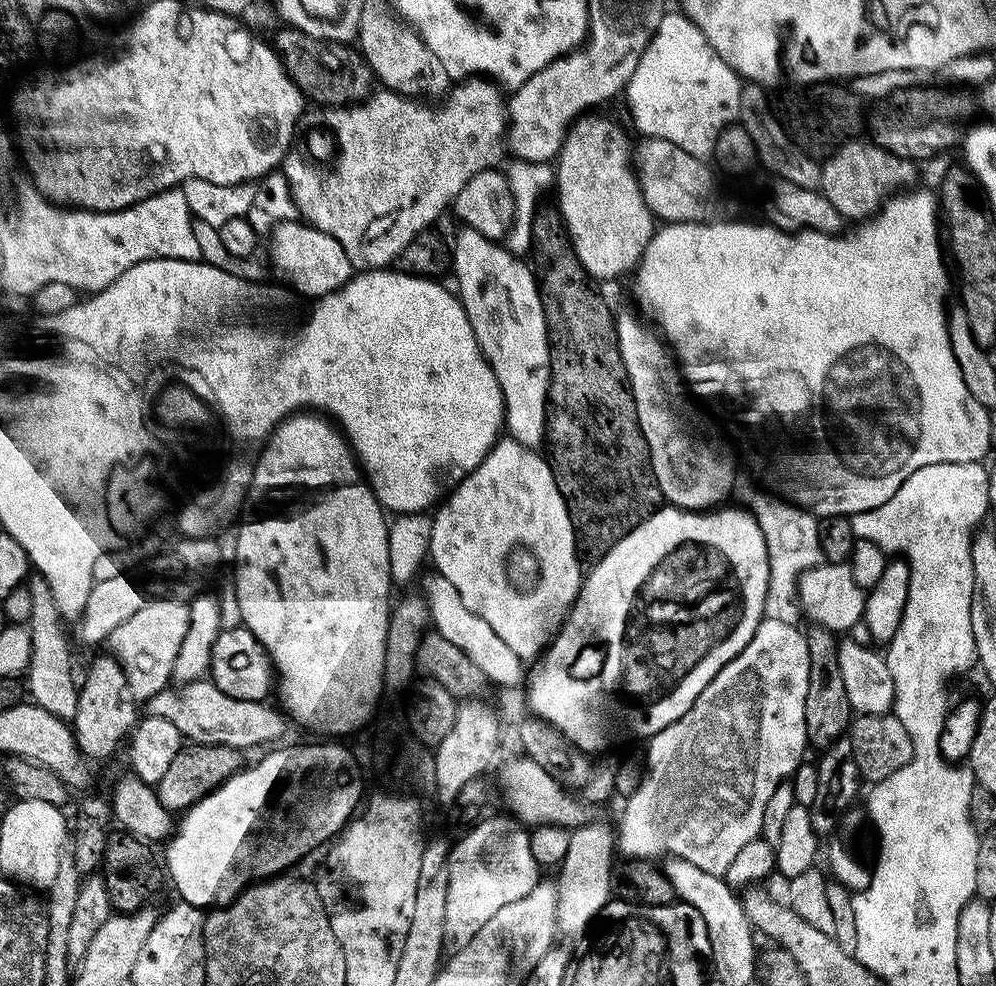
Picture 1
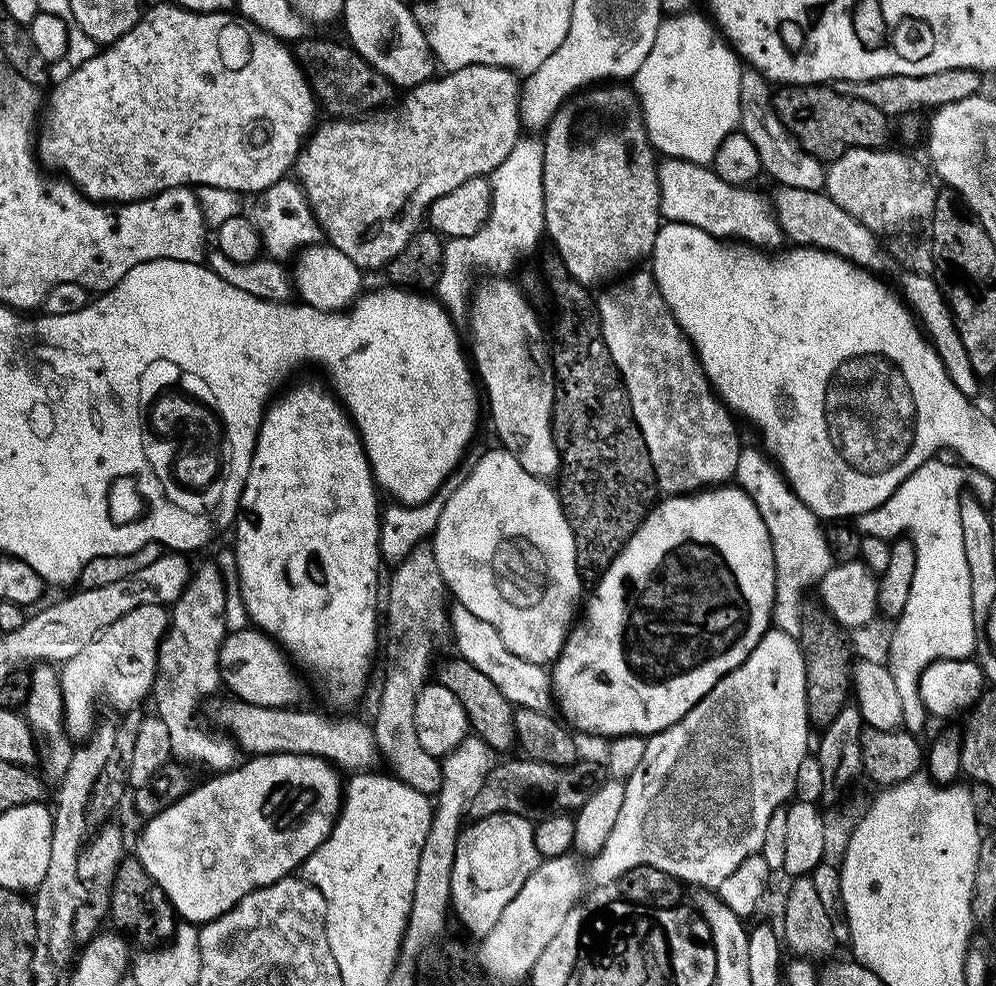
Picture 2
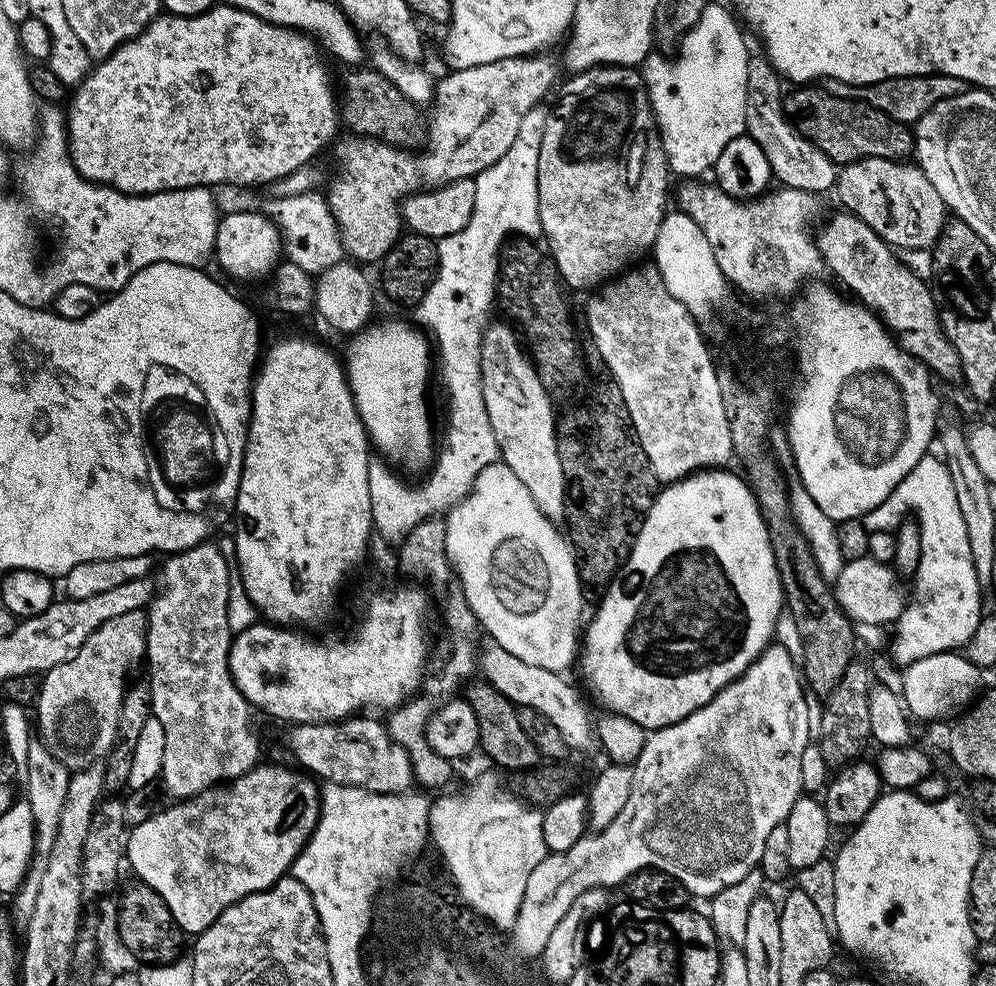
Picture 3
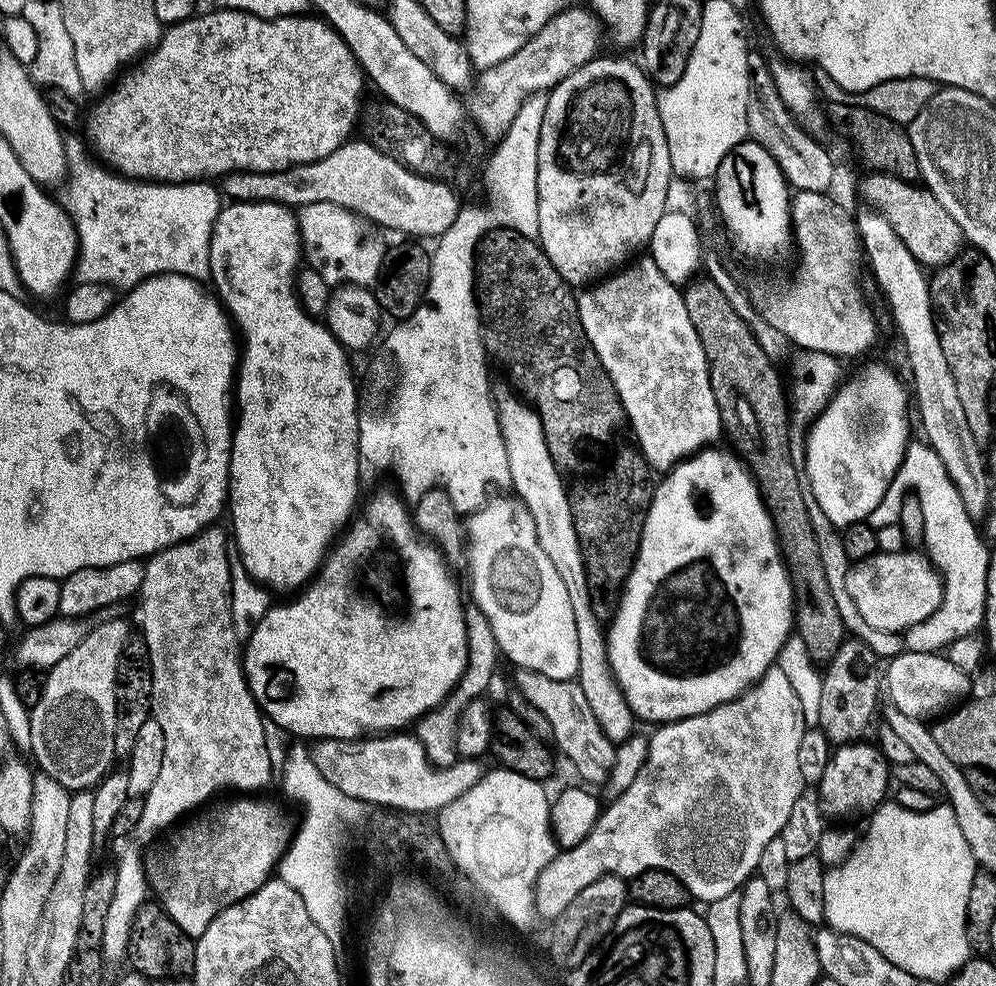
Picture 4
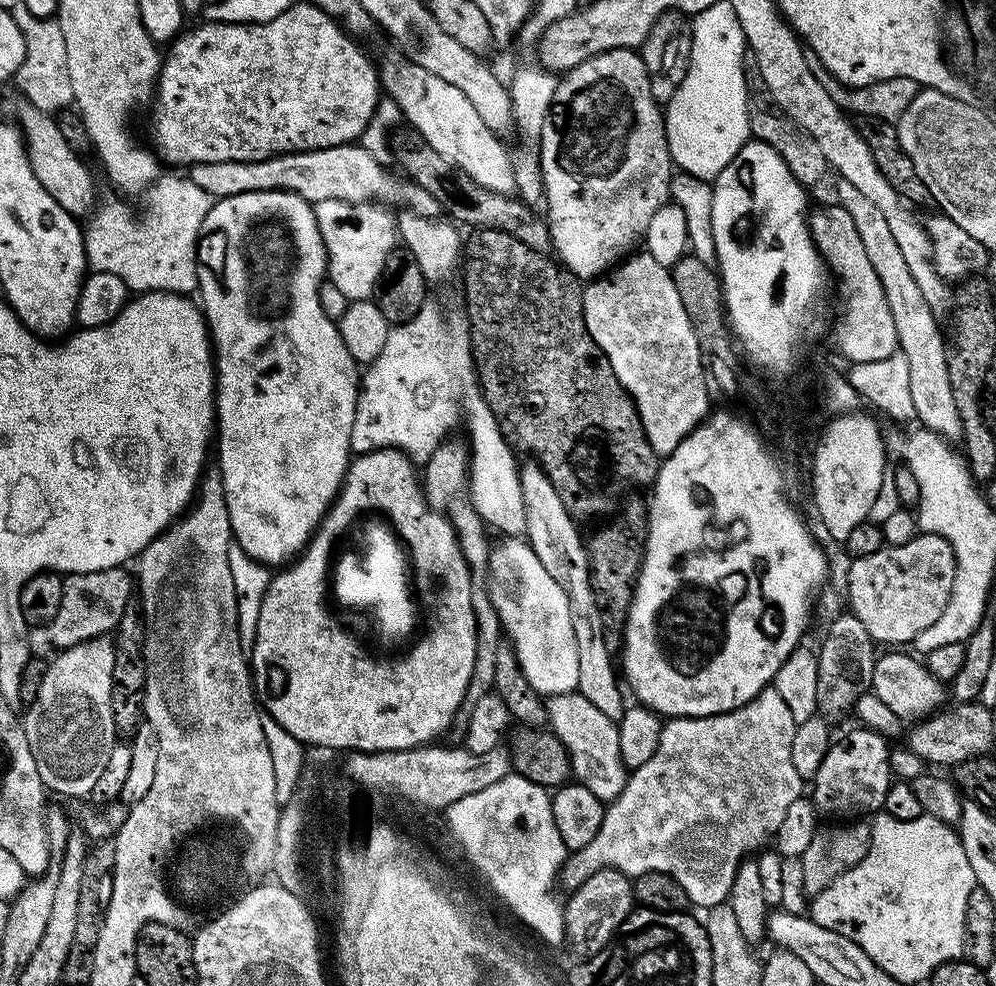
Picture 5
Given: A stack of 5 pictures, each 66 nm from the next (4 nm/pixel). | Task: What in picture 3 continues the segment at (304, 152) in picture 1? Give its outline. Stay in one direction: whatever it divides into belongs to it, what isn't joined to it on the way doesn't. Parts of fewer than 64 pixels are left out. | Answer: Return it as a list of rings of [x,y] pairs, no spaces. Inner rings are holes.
[[[537,54],[515,60],[502,58],[498,62],[457,68],[449,73],[449,76],[444,76],[441,80],[437,79],[434,84],[436,113],[427,121],[426,150],[415,152],[394,148],[383,144],[381,140],[369,140],[367,136],[355,134],[345,135],[345,140],[340,138],[335,141],[336,164],[339,168],[332,185],[328,190],[326,189],[326,197],[336,219],[343,251],[353,261],[383,261],[385,254],[394,247],[402,235],[402,201],[412,193],[421,189],[441,188],[442,185],[455,180],[475,178],[482,170],[494,166],[494,162],[498,162],[498,158],[502,158],[502,154],[510,150],[514,138],[518,138],[518,130],[522,126],[524,115],[541,103],[540,95],[552,83],[553,85],[557,83],[556,64],[548,54]]]

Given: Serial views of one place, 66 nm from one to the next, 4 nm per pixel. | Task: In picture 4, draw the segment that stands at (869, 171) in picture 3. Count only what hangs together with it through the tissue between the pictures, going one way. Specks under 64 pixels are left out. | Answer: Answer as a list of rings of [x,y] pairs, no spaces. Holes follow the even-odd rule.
[[[873,171],[868,175],[872,176],[866,177],[860,184],[860,192],[864,195],[863,203],[886,218],[894,234],[902,238],[906,250],[914,254],[919,264],[925,269],[935,270],[960,255],[966,244],[964,232],[932,192],[919,183],[899,180],[897,176],[888,176],[884,172]]]

